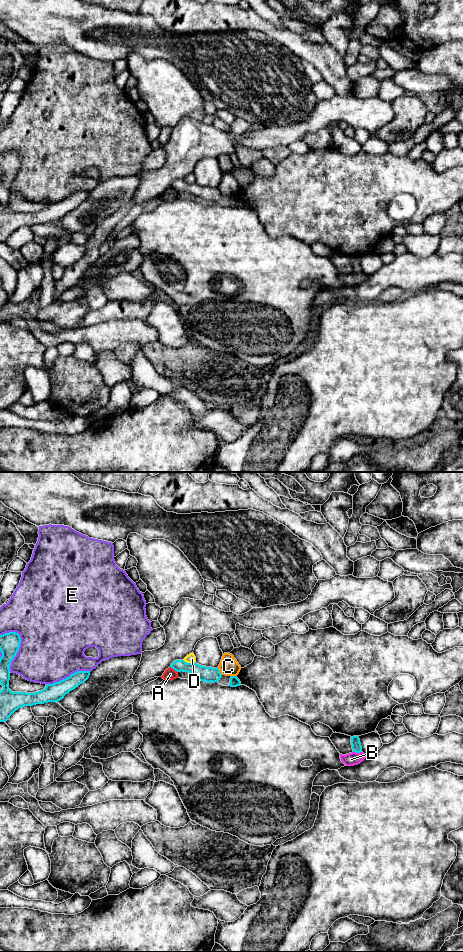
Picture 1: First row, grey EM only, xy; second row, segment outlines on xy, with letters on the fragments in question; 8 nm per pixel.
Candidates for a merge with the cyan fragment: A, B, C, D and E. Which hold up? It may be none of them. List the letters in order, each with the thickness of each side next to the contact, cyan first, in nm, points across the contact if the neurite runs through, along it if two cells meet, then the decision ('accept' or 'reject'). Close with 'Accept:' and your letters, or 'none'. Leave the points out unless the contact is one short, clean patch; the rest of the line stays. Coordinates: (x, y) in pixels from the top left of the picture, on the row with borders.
A: 120 nm thick on the cyan side, 100 nm on the other; border along xy (170, 666), (177, 672); reject
B: 80 nm thick on the cyan side, 110 nm on the other; border along xy (353, 751), (361, 752); reject
C: 130 nm thick on the cyan side, 150 nm on the other; border along xy (217, 668), (222, 674); reject
D: 130 nm thick on the cyan side, 70 nm on the other; reject
E: 160 nm thick on the cyan side, 480 nm on the other; reject
Accept: none

